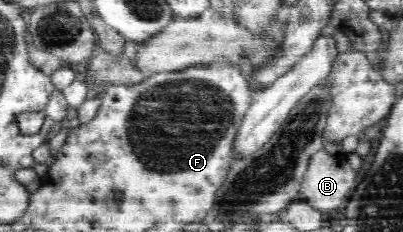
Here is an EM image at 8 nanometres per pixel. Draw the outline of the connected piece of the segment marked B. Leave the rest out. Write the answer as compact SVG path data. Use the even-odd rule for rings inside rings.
M321 149L313 154L309 160L309 166L307 172L305 172L303 182L301 182L298 196L309 198L307 202L313 208L321 210L321 212L335 210L341 204L345 204L345 201L348 199L349 192L352 191L352 186L355 184L356 174L357 171L348 162L341 162L341 160L337 159L336 155L331 155L324 149Z

